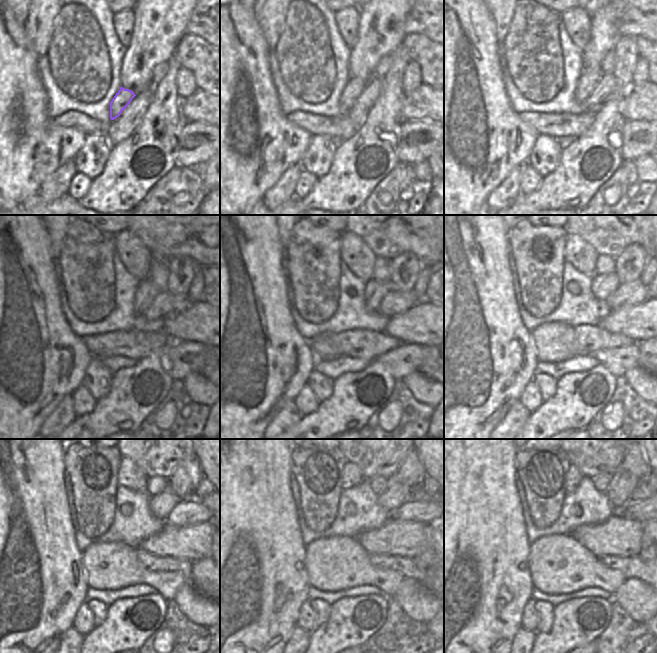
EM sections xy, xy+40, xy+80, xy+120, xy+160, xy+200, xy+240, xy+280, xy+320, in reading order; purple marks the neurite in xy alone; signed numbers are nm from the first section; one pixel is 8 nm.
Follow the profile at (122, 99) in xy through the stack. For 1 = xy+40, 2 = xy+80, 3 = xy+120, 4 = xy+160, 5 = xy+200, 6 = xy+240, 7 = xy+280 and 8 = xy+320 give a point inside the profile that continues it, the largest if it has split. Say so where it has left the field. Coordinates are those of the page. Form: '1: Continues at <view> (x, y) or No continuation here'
1: Continues at xy+40 (354, 88)
2: Continues at xy+80 (590, 75)
3: Continues at xy+120 (146, 292)
4: Continues at xy+160 (375, 291)
5: Continues at xy+200 (603, 286)
6: Continues at xy+240 (160, 505)
7: Continues at xy+280 (396, 493)
8: Continues at xy+320 (622, 484)

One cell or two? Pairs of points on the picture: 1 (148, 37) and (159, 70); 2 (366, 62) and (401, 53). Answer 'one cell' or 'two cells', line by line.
1: two cells
2: two cells

